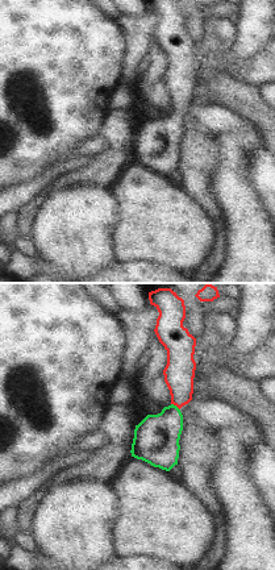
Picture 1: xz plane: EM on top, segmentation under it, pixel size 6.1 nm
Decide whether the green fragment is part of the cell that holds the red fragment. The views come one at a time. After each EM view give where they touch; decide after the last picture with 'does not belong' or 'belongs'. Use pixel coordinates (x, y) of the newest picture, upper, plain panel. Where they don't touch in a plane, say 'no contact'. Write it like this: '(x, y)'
(175, 109)

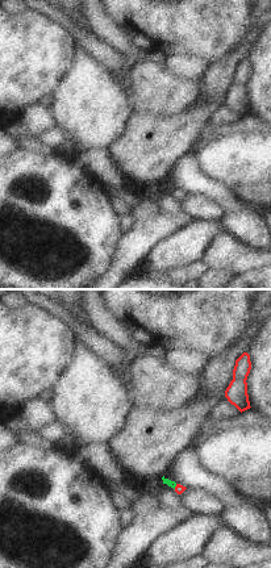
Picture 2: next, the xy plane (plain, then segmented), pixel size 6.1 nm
(175, 192)

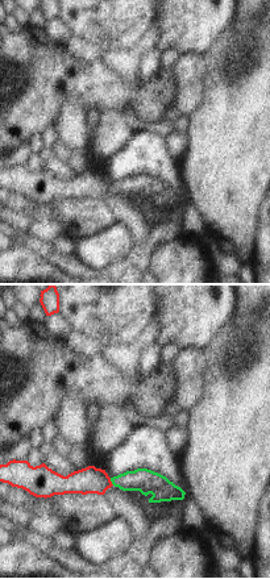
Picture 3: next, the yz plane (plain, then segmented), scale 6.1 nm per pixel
(111, 187)

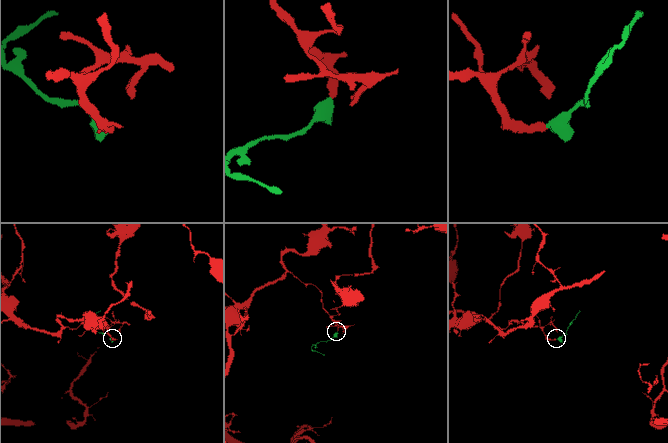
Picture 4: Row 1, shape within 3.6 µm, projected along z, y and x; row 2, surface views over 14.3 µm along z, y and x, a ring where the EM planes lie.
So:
belongs

